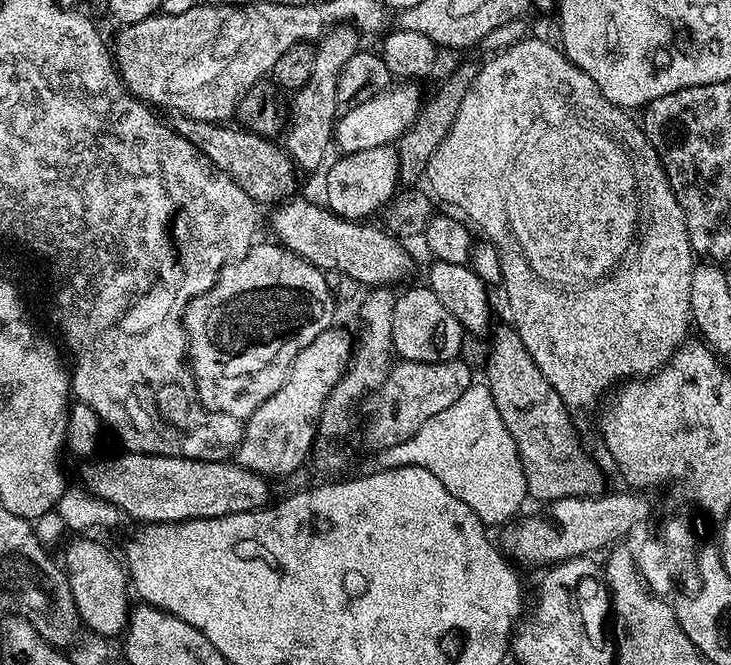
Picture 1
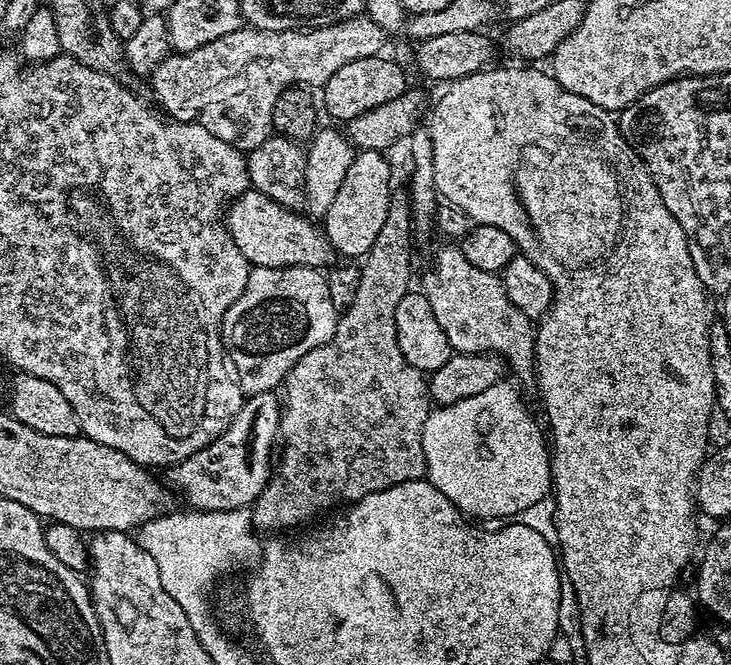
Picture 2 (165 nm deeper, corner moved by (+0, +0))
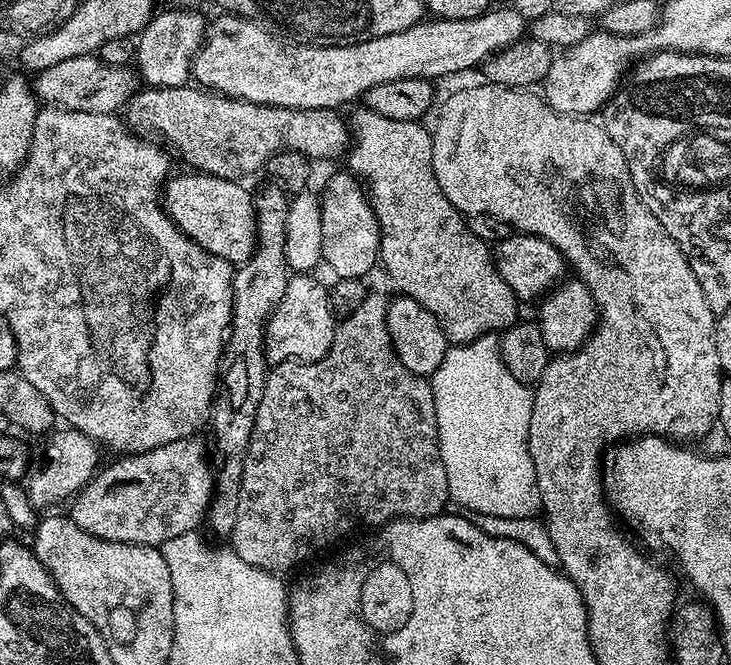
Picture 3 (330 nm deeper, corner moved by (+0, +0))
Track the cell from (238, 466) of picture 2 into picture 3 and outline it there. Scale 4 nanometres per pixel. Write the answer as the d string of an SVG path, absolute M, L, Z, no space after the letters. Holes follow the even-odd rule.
M199 435L178 438L178 442L166 442L149 452L121 455L109 468L101 467L71 501L70 519L86 530L86 534L94 534L110 542L145 544L151 548L170 542L170 538L178 538L178 534L197 531L201 527L199 524L205 523L212 494L216 491L210 448L200 439Z

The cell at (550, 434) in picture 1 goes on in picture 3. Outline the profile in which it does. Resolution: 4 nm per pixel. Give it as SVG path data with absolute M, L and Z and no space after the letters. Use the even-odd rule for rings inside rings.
M360 106L350 116L350 147L346 153L347 171L366 185L368 200L380 227L380 259L388 276L400 287L403 295L414 298L430 314L438 318L446 338L453 344L467 344L480 336L497 333L517 323L522 308L514 290L506 286L498 274L493 249L489 241L470 231L465 213L459 212L442 194L432 165L432 133L419 120L391 120L382 118L374 110Z

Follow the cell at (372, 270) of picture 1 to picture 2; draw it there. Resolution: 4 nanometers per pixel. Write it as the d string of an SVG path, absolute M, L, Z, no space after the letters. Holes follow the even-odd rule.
M255 190L243 192L234 203L227 205L226 223L230 238L234 238L234 246L242 250L249 265L258 268L324 270L332 264L330 262L334 258L334 251L332 243L324 234L323 227L299 211L278 206L274 198L266 198L266 194L261 192Z

